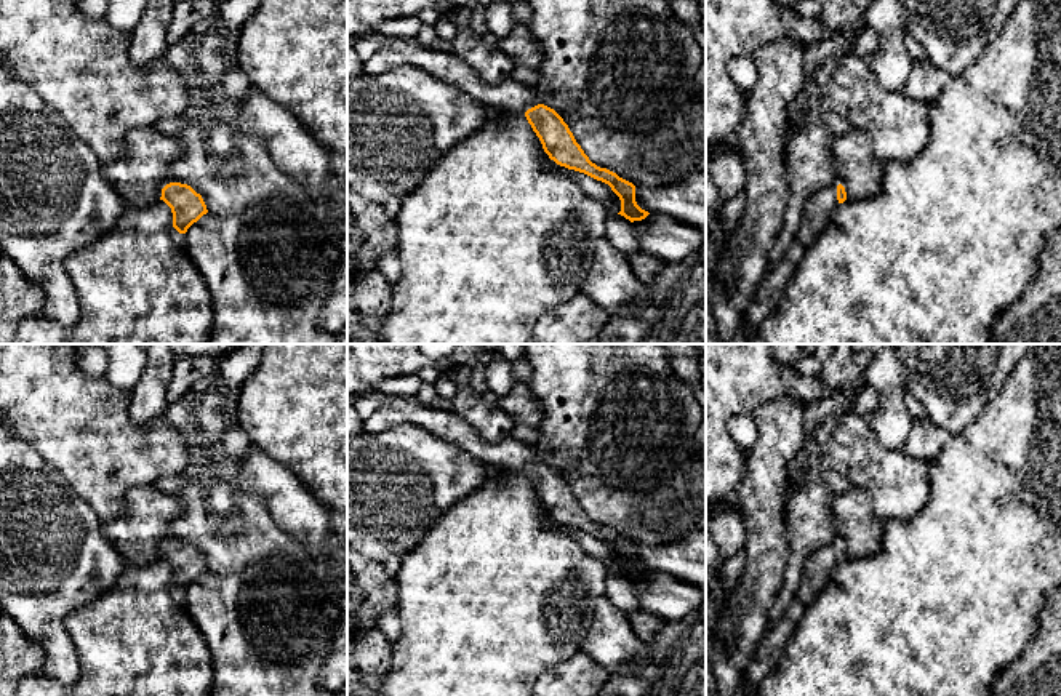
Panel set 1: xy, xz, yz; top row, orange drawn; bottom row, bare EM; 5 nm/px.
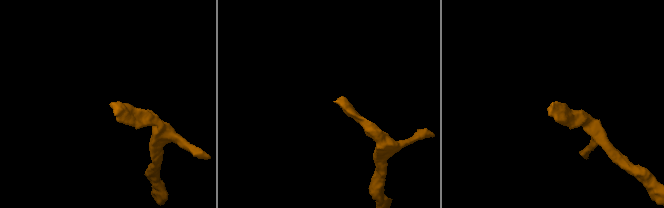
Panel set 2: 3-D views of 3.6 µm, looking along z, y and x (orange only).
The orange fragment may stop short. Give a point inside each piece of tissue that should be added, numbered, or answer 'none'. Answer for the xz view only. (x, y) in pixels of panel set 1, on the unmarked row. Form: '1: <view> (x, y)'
1: xz (511, 455)

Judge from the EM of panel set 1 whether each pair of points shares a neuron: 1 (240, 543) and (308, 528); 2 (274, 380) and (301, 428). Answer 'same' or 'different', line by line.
1: different
2: same

